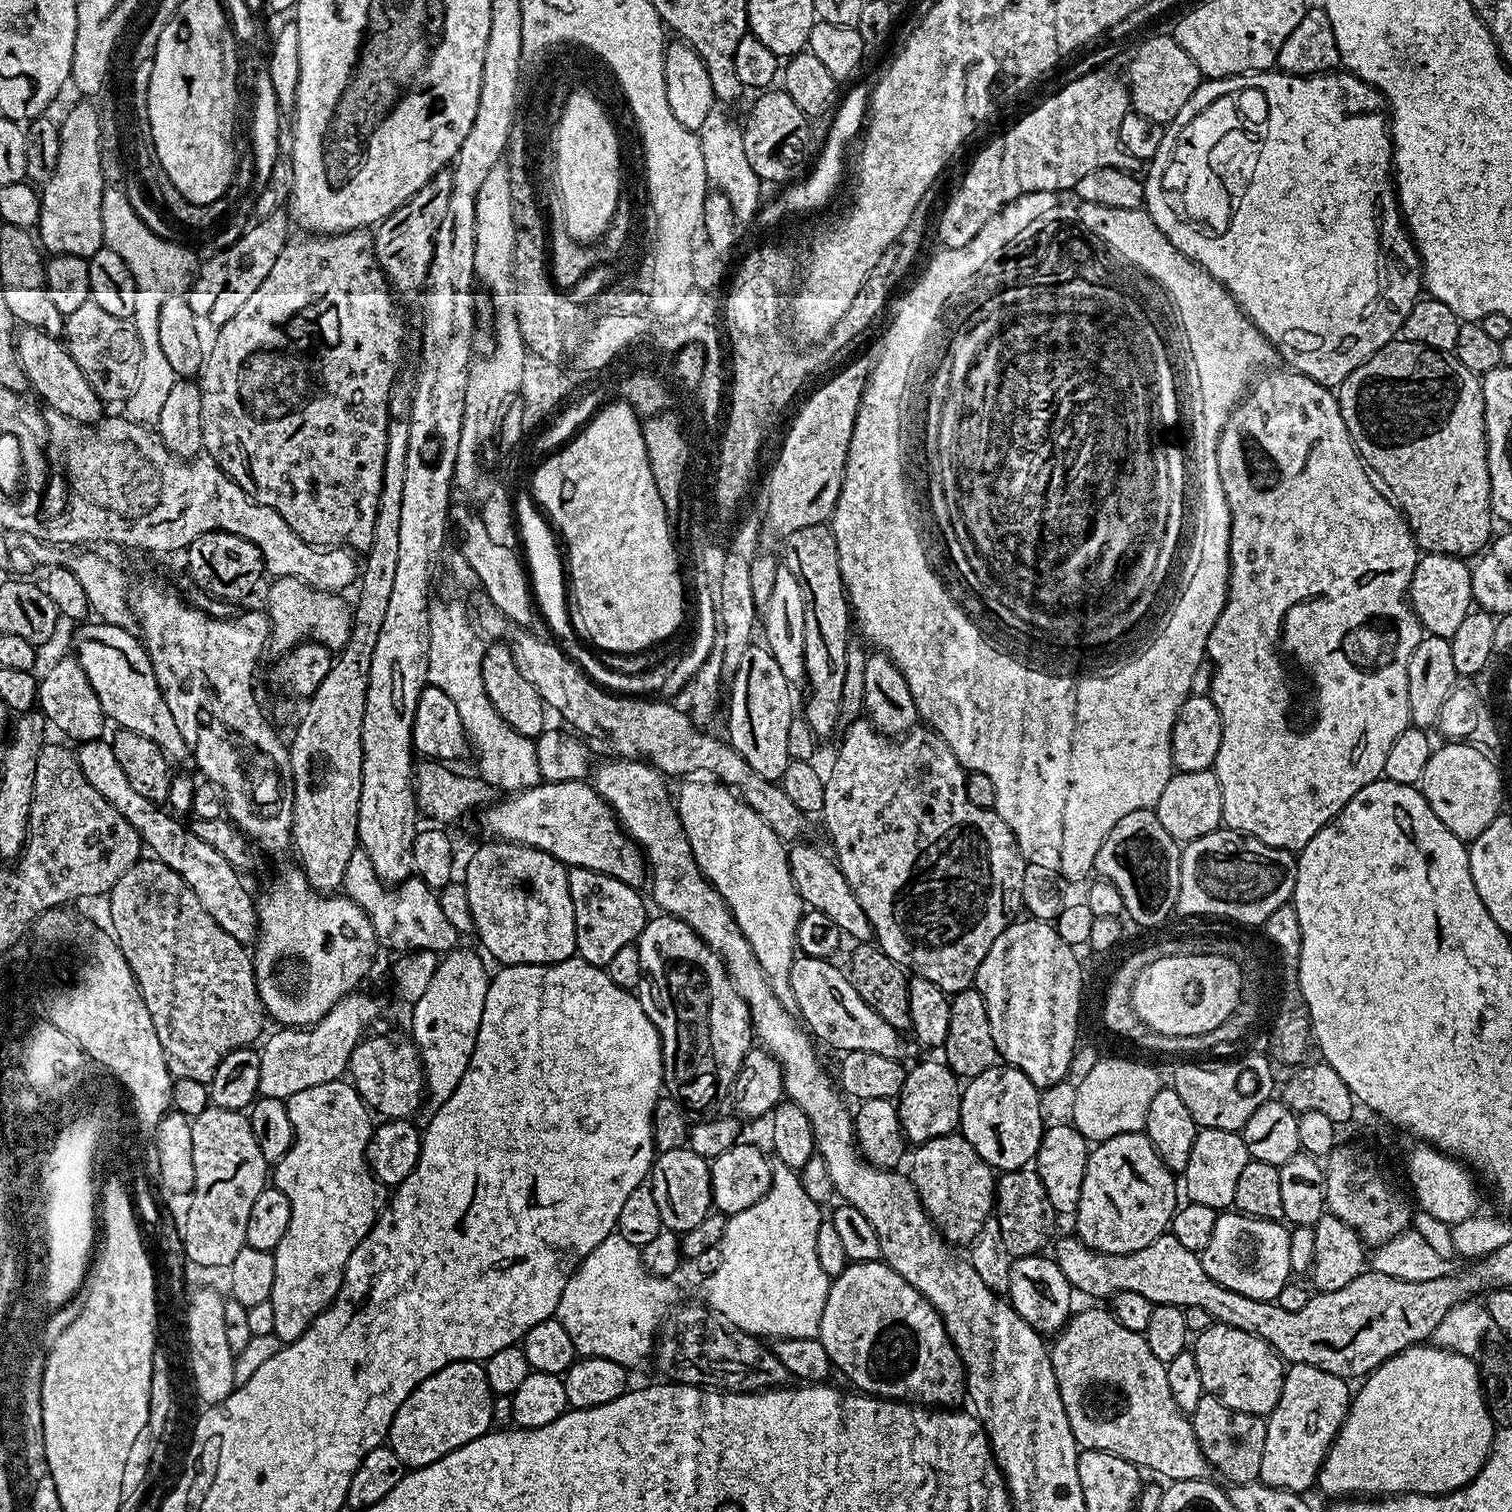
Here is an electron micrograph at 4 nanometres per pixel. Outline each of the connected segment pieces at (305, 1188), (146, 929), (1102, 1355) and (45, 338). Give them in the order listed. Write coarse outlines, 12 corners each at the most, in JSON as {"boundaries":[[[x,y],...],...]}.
{"boundaries":[[[344,1078],[286,1103],[272,1334],[330,1307],[390,1199]],[[158,859],[107,893],[168,1071],[204,1085],[266,1013],[249,949]],[[1107,1307],[1051,1341],[1070,1430],[1165,1481],[1210,1465],[1144,1333]],[[21,327],[27,387],[79,424],[101,419],[100,396],[67,347]]]}

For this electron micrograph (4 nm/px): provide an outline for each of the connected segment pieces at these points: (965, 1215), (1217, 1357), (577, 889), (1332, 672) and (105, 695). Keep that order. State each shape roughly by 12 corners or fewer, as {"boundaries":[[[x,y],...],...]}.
{"boundaries":[[[961,1134],[915,1151],[910,1179],[936,1231],[971,1245],[997,1173]],[[1213,1322],[1195,1337],[1207,1395],[1267,1417],[1286,1364]],[[568,868],[576,956],[604,968],[650,912],[618,878]],[[1337,393],[1216,447],[1223,827],[1296,854],[1383,777],[1416,539]],[[101,620],[73,651],[103,715],[190,756],[141,637]]]}

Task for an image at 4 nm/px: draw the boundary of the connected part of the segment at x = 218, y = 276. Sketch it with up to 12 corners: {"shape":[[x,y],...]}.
{"shape":[[279,205],[201,263],[186,299],[197,321],[231,325],[287,244]]}

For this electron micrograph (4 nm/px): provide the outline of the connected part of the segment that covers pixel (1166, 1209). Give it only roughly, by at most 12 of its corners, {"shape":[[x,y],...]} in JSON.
{"shape":[[1144,1132],[1089,1151],[1075,1235],[1130,1254],[1169,1231],[1178,1180]]}

